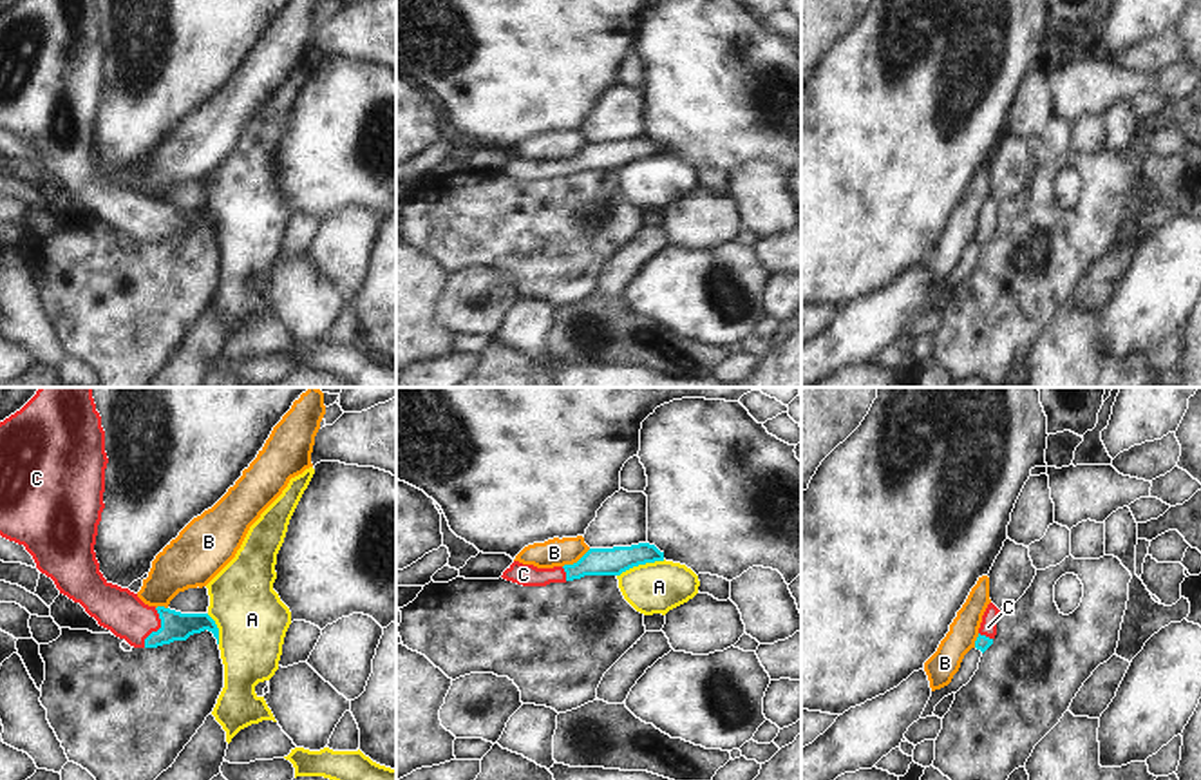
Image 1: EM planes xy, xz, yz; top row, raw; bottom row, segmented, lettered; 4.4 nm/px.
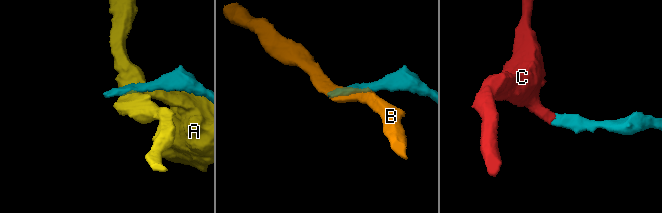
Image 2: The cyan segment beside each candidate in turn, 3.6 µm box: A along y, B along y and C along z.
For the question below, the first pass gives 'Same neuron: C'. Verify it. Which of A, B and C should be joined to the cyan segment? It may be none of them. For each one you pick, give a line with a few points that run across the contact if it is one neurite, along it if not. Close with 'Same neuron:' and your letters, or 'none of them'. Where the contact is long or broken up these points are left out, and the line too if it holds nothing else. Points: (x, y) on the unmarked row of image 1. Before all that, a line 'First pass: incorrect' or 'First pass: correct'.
First pass: correct
C: Line: xy (174, 219), (160, 223), (141, 221), (120, 205)
Same neuron: C.

